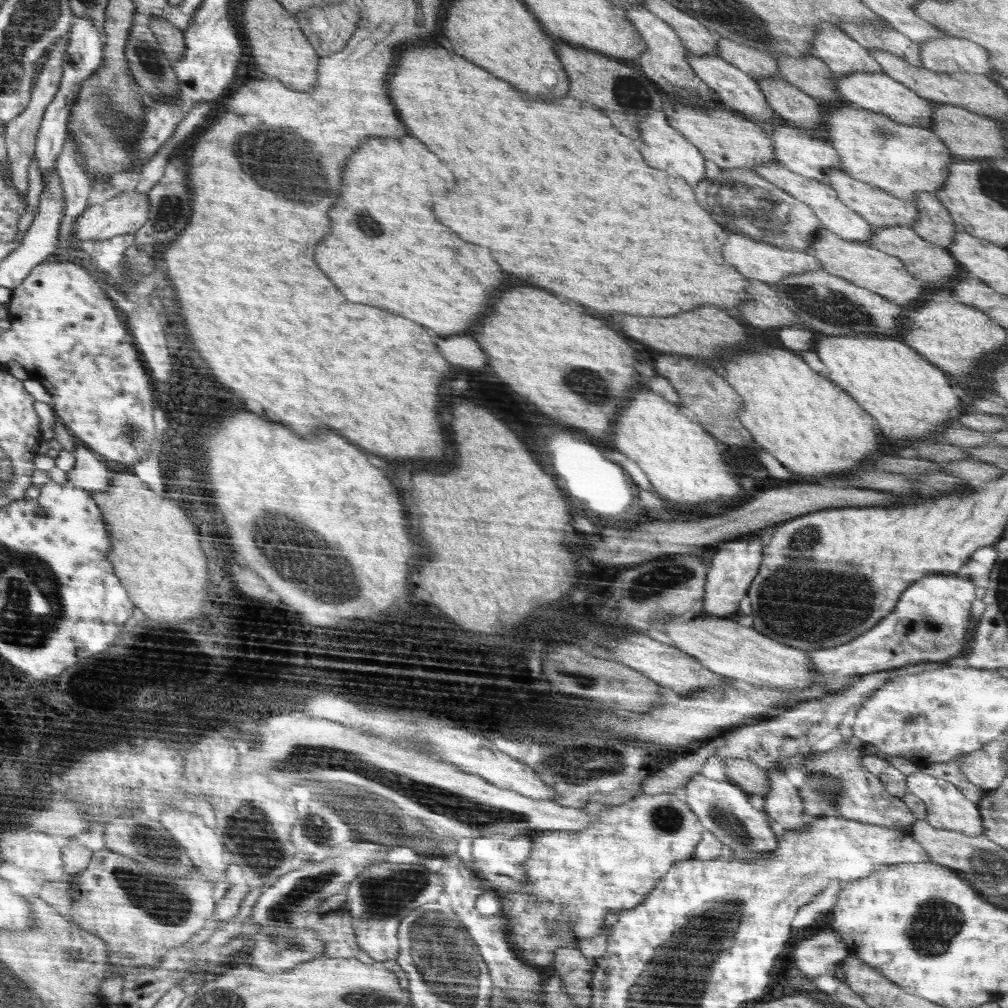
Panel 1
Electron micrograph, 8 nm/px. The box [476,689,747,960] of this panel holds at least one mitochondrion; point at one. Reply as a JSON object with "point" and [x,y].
{"point":[610,758]}

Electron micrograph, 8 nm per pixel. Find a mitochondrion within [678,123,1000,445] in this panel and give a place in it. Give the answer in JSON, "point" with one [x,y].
{"point":[751,206]}

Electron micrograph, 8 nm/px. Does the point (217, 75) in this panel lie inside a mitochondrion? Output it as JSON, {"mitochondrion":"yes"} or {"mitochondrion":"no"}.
{"mitochondrion":"no"}

